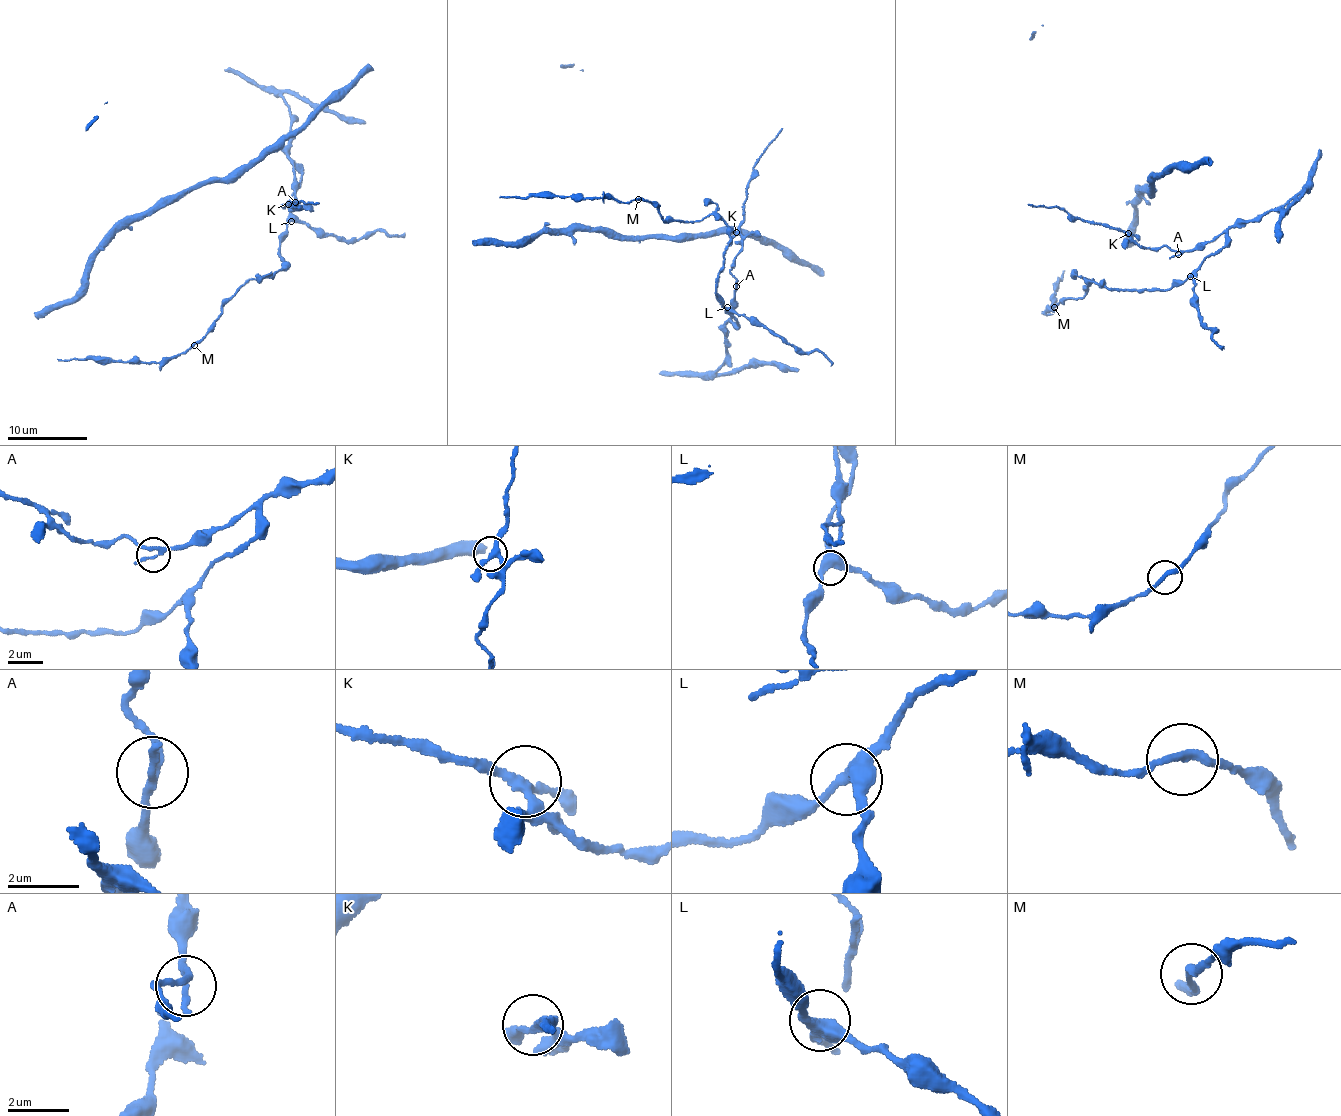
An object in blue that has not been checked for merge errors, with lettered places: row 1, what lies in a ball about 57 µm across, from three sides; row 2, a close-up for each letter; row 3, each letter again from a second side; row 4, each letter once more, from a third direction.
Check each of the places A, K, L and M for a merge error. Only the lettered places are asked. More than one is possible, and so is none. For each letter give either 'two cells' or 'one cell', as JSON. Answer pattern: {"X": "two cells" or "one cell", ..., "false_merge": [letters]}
{"A": "one cell", "K": "one cell", "L": "one cell", "M": "one cell", "false_merge": []}

